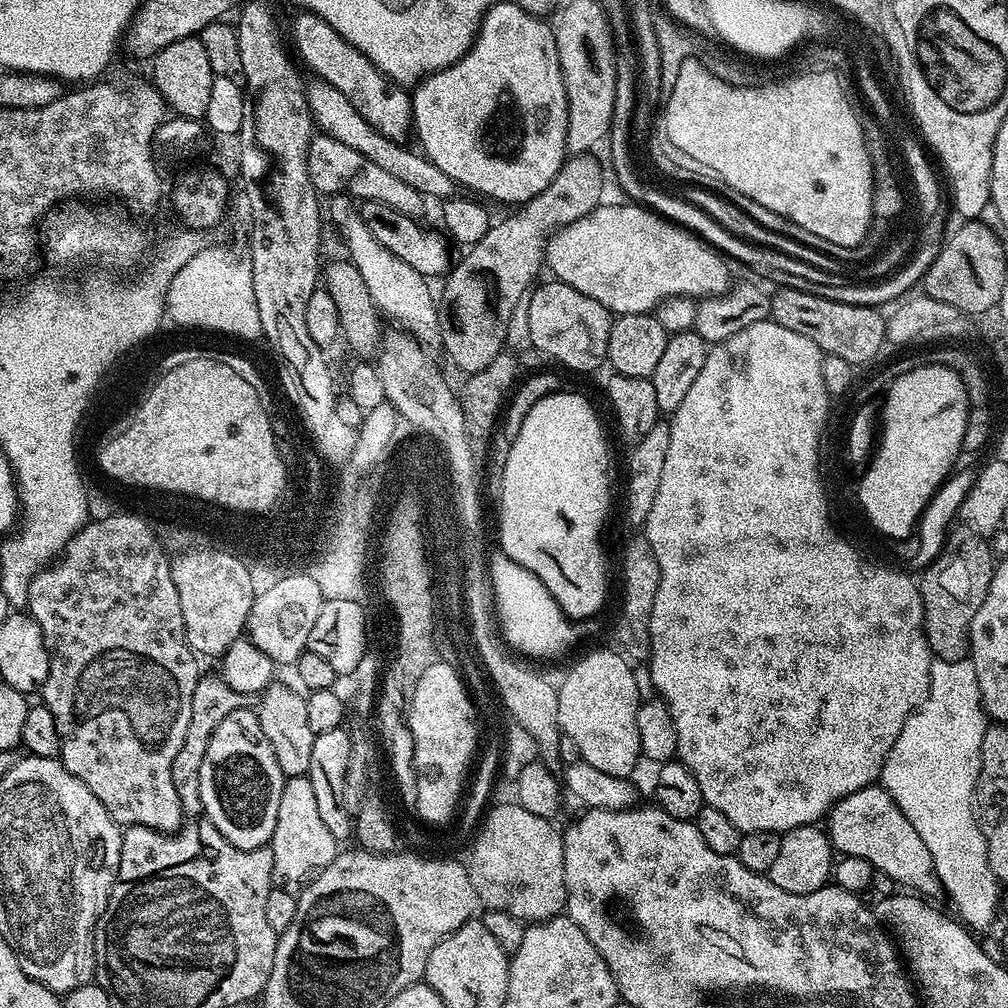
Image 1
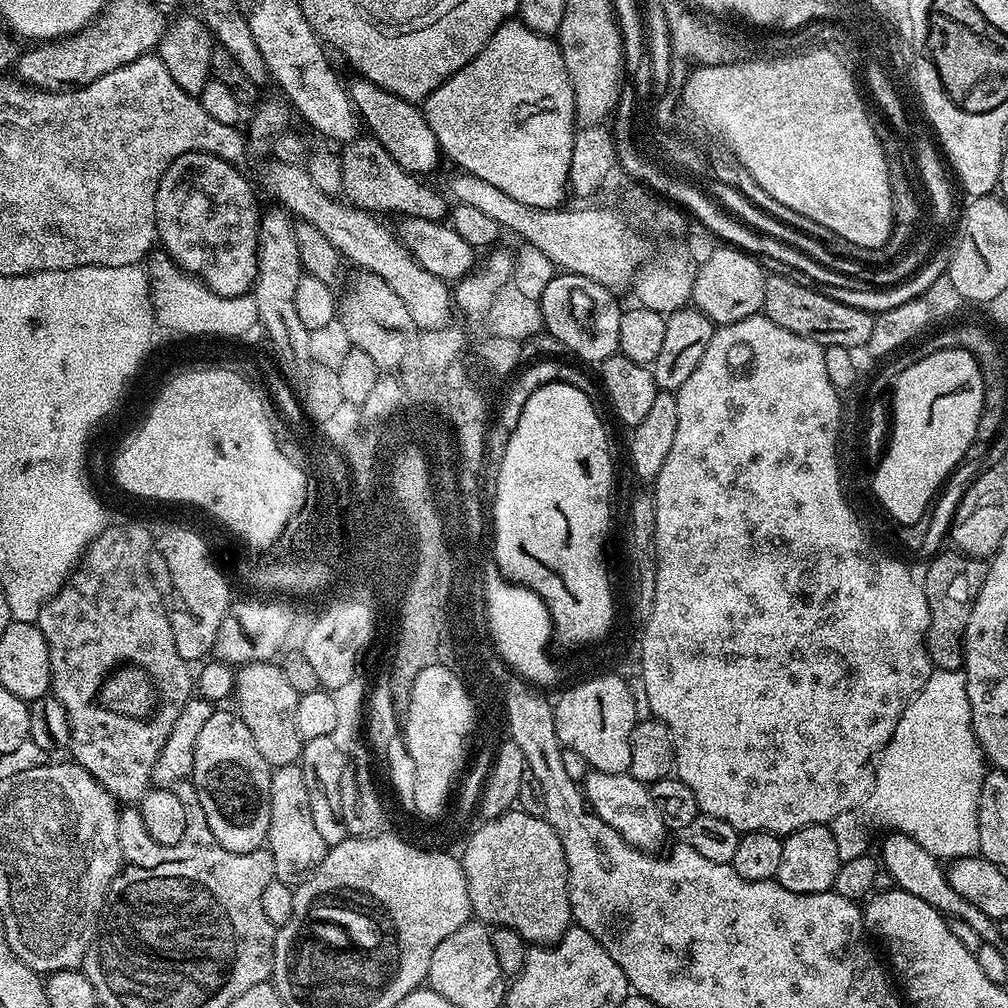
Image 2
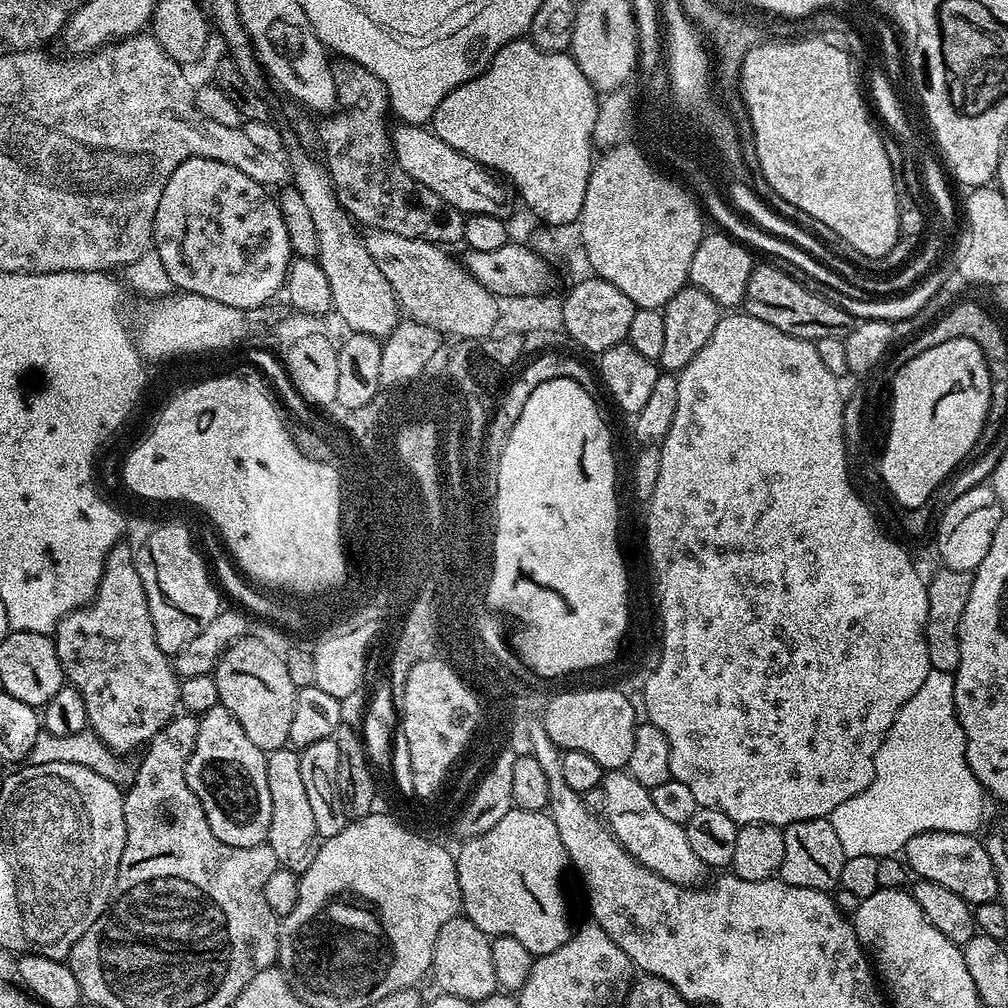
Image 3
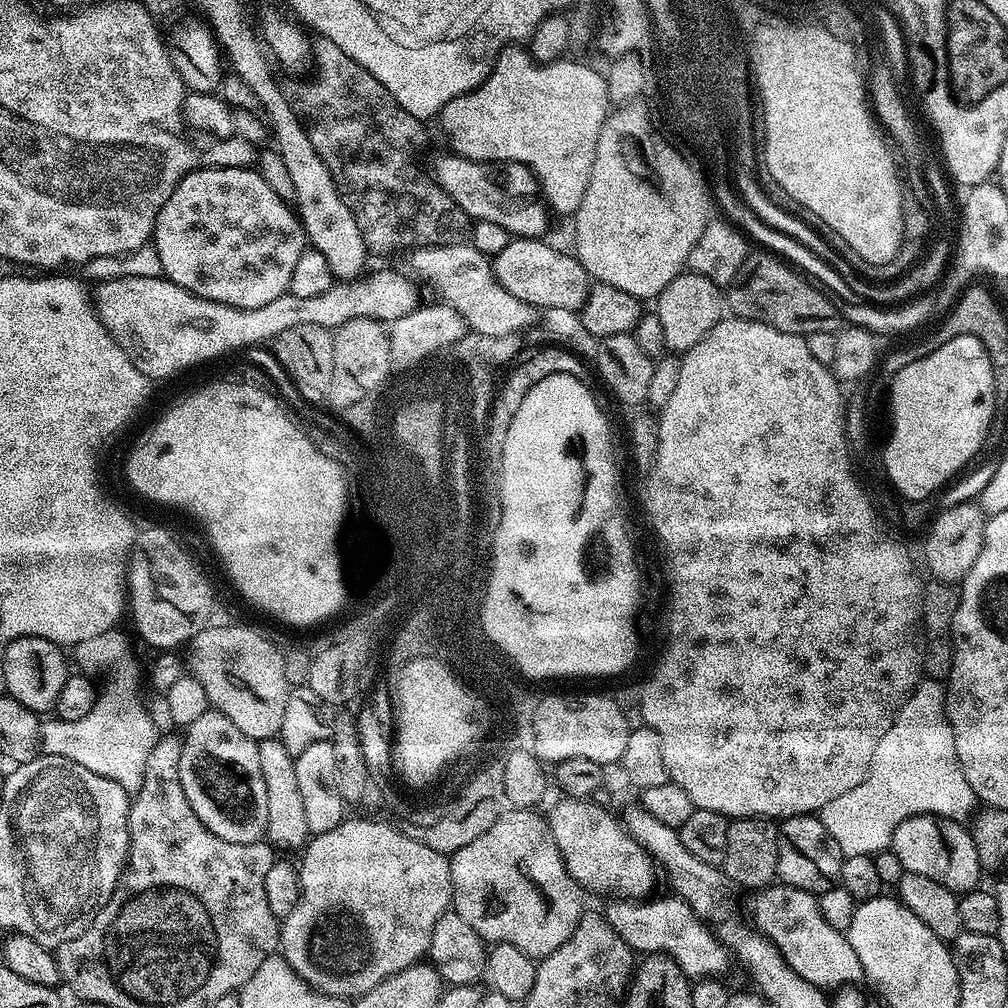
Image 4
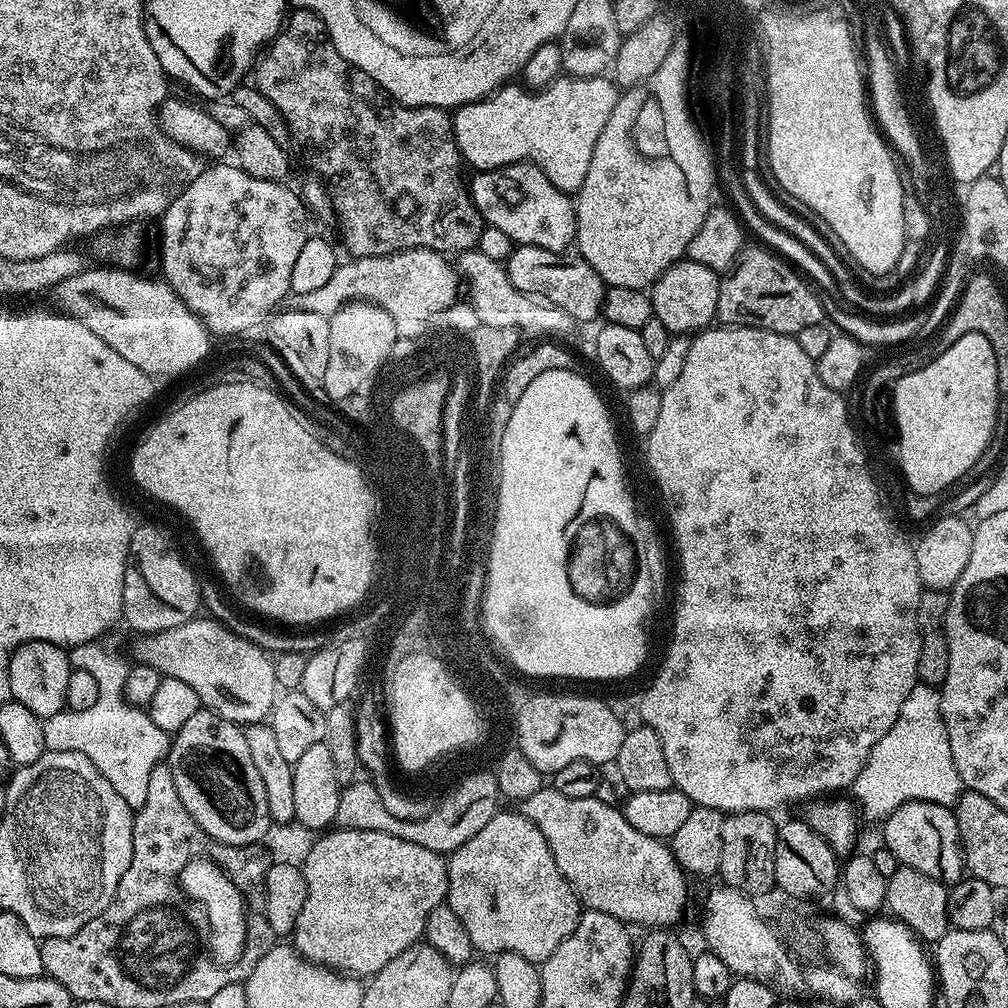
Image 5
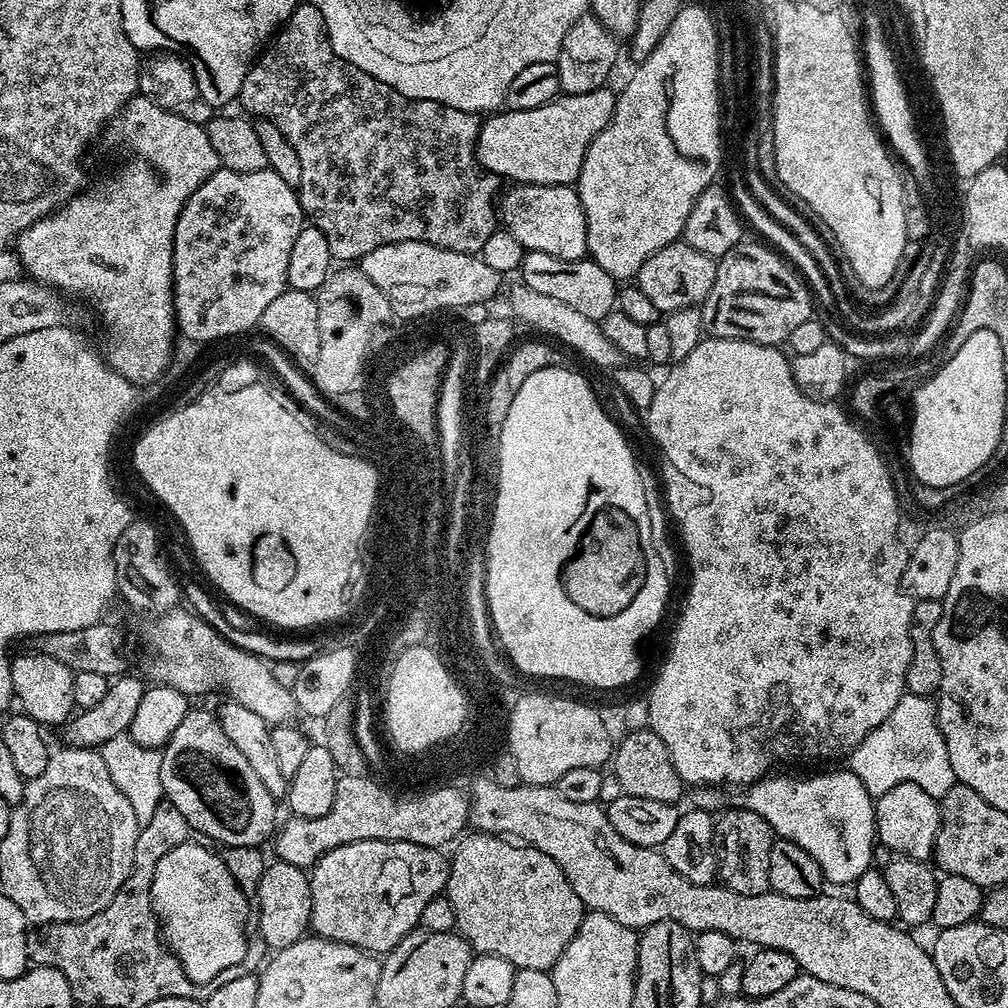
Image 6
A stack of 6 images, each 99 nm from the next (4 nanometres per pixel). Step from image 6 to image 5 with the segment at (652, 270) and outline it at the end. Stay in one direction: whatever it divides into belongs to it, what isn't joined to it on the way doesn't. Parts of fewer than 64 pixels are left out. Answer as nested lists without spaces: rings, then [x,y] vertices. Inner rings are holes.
[[[681,258],[671,264],[651,285],[652,314],[673,334],[695,334],[716,320],[721,277],[717,269]]]

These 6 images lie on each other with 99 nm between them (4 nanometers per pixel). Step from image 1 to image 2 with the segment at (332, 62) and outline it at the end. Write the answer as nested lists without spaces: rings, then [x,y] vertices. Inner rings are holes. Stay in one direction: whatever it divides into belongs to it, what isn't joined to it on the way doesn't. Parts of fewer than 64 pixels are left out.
[[[363,78],[355,79],[349,79],[346,87],[352,107],[356,109],[363,127],[375,136],[376,141],[388,151],[390,158],[394,158],[394,162],[398,162],[398,166],[402,166],[405,172],[424,174],[420,172],[434,171],[442,161],[442,153],[438,138],[434,138],[434,130],[430,130],[424,120],[423,111],[415,103],[382,90],[382,86],[374,82]]]

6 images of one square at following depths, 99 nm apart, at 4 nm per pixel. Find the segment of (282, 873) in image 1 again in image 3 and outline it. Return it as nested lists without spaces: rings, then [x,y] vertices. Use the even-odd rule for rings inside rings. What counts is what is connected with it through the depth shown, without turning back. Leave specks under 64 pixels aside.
[[[285,746],[267,753],[266,783],[270,785],[270,826],[266,843],[274,850],[277,865],[291,872],[302,874],[314,862],[320,844],[314,826],[314,814],[306,798],[306,786],[302,782],[302,762],[300,752],[291,746]]]

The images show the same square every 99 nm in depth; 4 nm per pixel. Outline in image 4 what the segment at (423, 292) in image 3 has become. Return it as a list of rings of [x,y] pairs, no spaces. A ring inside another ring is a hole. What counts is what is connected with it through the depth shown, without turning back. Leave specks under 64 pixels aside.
[[[443,244],[433,248],[417,247],[411,253],[412,264],[441,292],[443,303],[450,304],[462,316],[471,331],[478,334],[504,335],[523,333],[538,320],[538,310],[532,304],[514,298],[506,286],[496,281],[492,260],[471,244]]]

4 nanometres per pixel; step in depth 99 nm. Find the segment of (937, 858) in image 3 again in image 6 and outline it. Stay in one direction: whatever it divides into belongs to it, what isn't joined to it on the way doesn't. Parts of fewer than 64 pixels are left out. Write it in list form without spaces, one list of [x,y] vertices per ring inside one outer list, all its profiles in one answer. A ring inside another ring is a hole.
[[[902,782],[886,794],[875,797],[876,835],[879,843],[890,846],[896,856],[931,861],[936,850],[936,835],[940,829],[940,801],[926,794],[914,782]]]

